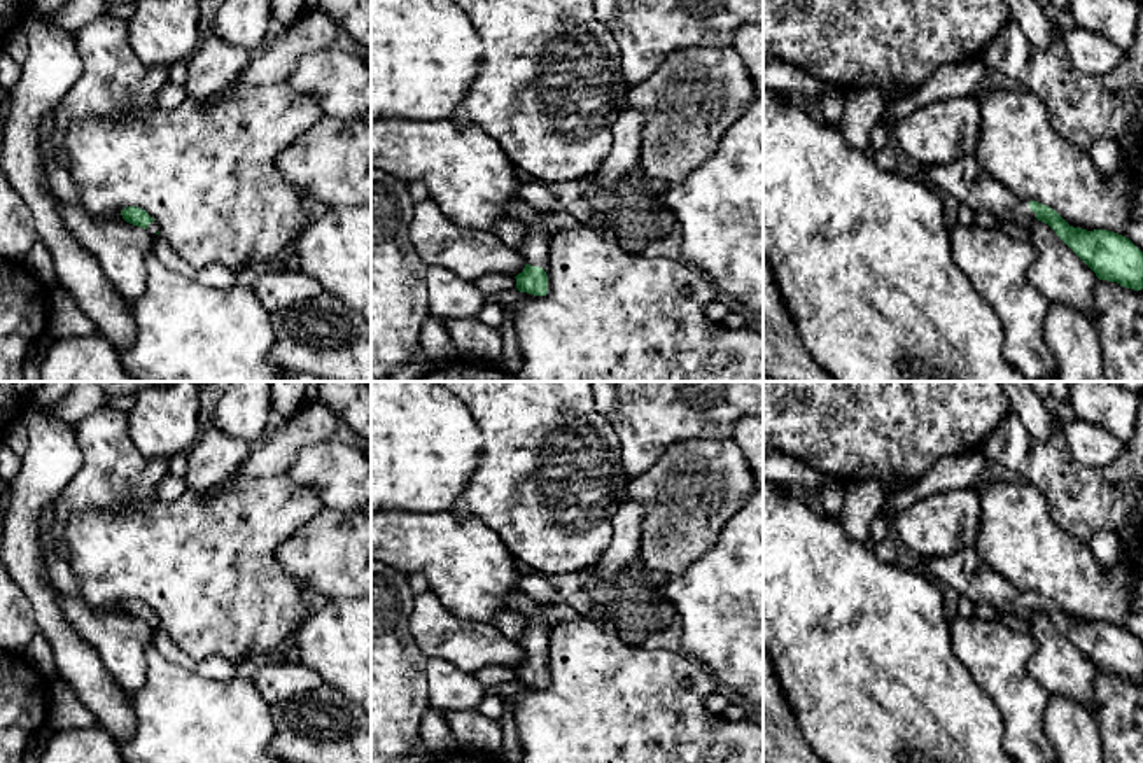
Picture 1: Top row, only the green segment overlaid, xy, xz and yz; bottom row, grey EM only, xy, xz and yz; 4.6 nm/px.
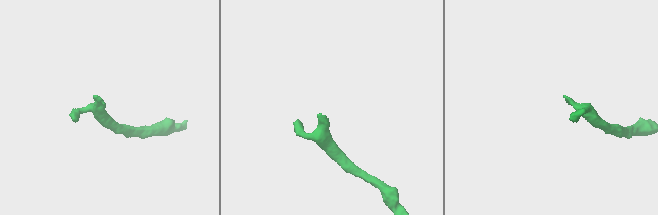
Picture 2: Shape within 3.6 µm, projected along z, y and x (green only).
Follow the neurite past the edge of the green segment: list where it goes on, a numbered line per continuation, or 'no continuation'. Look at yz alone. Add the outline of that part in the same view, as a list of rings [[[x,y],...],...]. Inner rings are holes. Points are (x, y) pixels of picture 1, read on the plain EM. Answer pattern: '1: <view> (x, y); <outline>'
1: yz (965, 571); [[[975,546],[942,558],[922,558],[922,567],[938,584],[954,588],[959,597],[973,604],[989,604],[996,611],[1008,611],[1029,621],[1036,606],[1029,593],[1019,592],[991,569]]]

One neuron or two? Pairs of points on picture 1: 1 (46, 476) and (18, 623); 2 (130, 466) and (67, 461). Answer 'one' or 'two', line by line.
1: two
2: two

